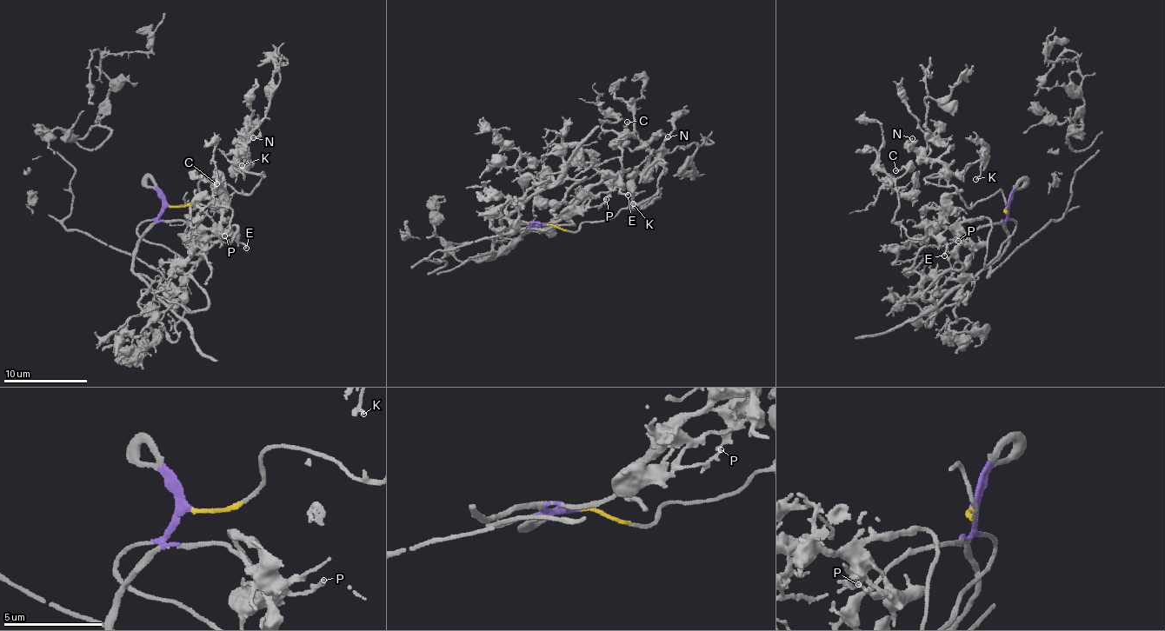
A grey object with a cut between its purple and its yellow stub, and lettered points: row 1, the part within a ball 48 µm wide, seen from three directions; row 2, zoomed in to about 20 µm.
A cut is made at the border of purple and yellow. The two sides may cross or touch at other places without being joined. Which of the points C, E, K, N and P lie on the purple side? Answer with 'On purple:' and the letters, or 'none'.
On purple: C, E, P

